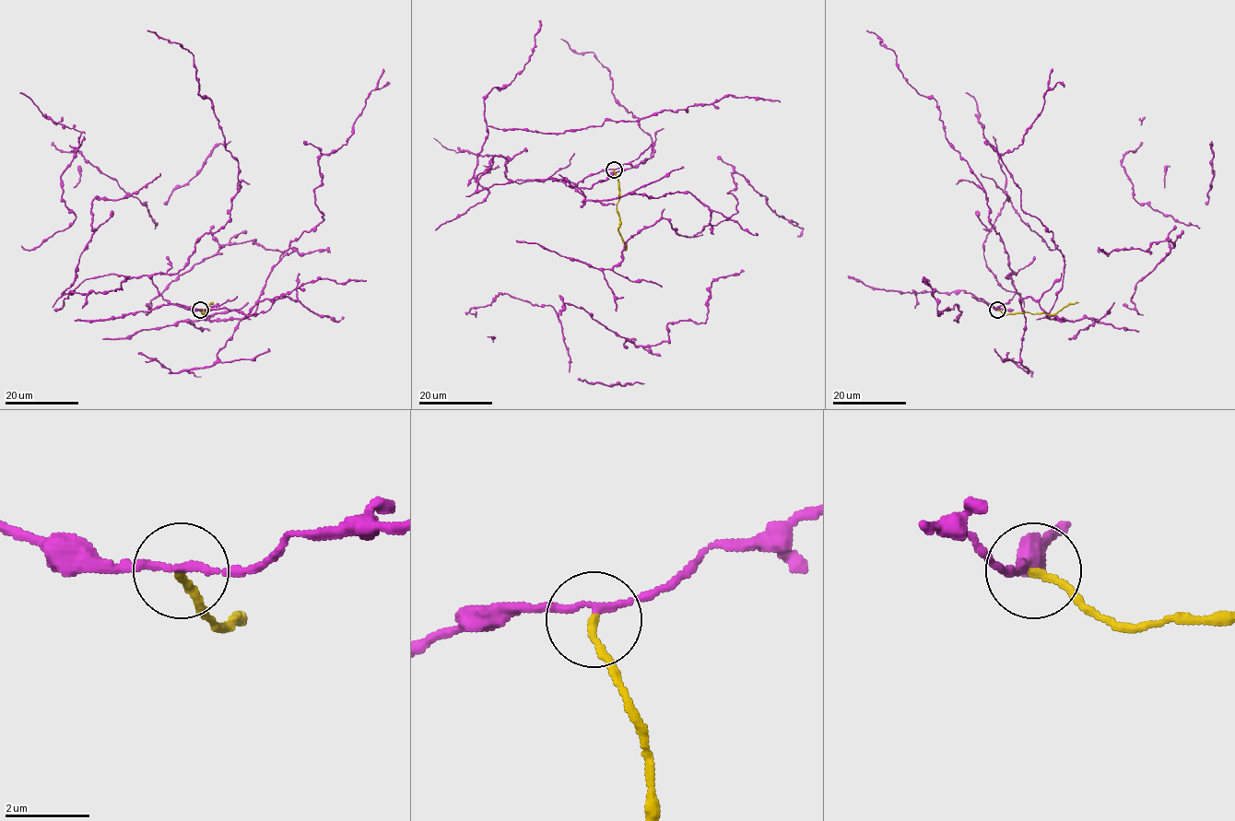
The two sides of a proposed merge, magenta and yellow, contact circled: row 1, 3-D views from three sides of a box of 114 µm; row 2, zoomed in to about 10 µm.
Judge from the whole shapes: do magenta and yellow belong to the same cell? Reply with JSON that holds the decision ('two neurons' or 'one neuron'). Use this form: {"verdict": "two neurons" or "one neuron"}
{"verdict": "two neurons"}

